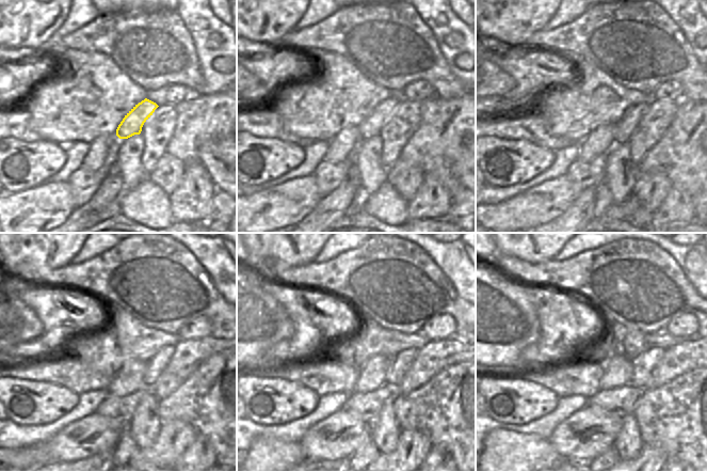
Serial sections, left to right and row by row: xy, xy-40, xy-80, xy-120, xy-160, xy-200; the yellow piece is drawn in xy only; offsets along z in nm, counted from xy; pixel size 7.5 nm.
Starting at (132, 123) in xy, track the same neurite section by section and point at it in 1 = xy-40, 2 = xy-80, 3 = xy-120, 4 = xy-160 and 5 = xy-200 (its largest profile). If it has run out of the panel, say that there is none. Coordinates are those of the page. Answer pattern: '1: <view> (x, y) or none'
1: xy-40 (371, 126)
2: xy-80 (623, 129)
3: xy-120 (155, 366)
4: xy-160 (401, 363)
5: xy-200 (643, 365)

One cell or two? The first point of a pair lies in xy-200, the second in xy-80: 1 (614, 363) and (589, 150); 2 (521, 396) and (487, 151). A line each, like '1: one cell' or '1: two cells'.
1: one cell
2: one cell

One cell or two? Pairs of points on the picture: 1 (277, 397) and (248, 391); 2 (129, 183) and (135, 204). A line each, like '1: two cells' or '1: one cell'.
1: one cell
2: two cells

